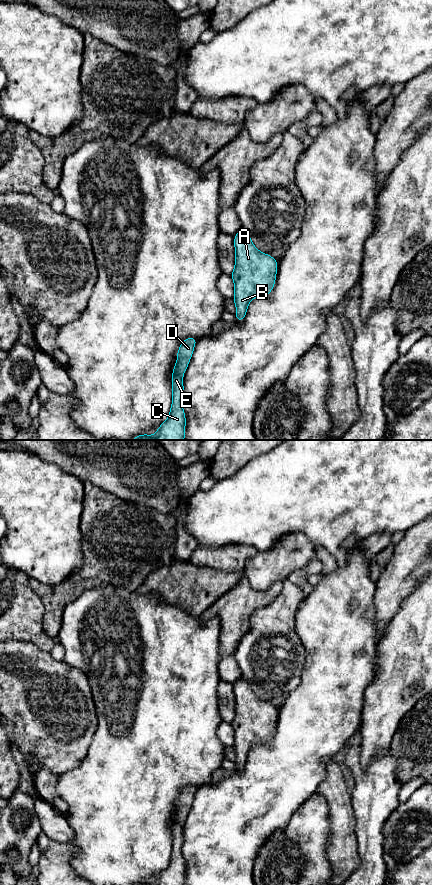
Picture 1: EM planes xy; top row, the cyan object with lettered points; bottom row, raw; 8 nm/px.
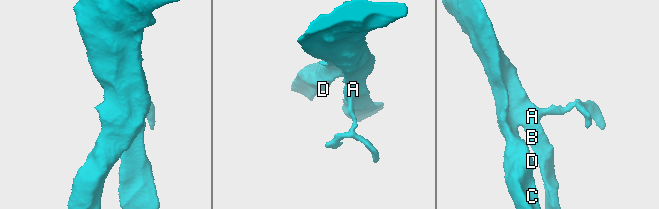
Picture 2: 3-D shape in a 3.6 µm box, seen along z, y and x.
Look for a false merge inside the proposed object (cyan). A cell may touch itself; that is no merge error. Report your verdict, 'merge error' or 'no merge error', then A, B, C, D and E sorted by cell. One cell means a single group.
no merge error | A B C D E

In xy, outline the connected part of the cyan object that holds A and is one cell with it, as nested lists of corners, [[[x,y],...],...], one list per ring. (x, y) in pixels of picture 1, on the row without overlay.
[[[243,678],[234,683],[235,714],[231,721],[234,729],[233,749],[236,769],[244,768],[253,746],[266,745],[275,734],[278,709],[261,699]]]

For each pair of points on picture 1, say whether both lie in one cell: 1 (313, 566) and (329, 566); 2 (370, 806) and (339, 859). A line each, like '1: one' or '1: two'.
1: two
2: two

